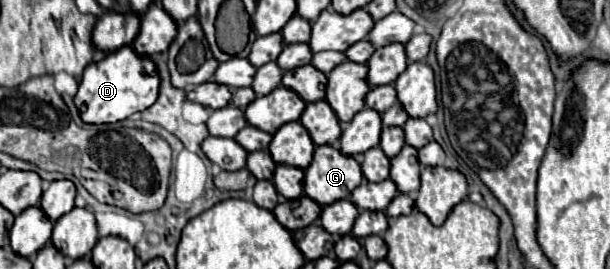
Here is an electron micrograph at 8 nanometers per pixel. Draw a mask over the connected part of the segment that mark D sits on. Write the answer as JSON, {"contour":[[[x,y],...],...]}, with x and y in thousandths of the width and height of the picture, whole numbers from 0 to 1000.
{"contour":[[[202,171],[192,193],[179,193],[169,223],[149,230],[136,290],[130,305],[130,342],[123,357],[123,387],[130,401],[130,424],[136,454],[146,461],[179,461],[211,439],[221,416],[231,416],[244,401],[261,349],[261,275],[257,245],[248,216],[231,216],[228,201],[218,201],[215,171]]]}

